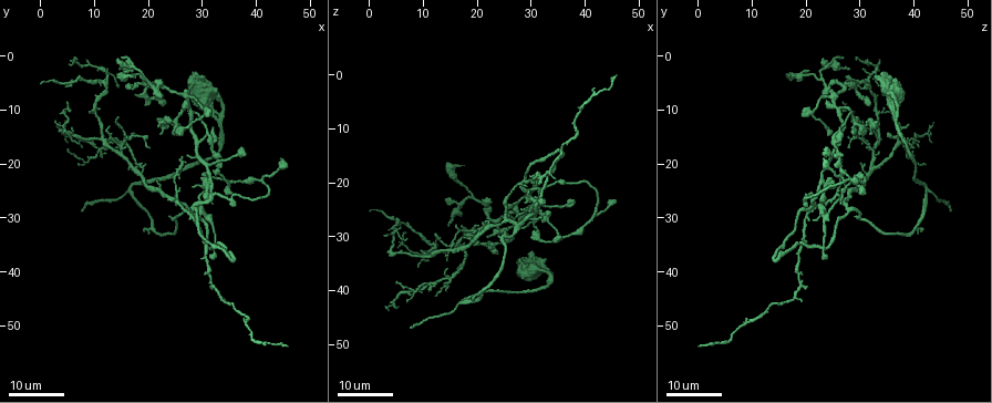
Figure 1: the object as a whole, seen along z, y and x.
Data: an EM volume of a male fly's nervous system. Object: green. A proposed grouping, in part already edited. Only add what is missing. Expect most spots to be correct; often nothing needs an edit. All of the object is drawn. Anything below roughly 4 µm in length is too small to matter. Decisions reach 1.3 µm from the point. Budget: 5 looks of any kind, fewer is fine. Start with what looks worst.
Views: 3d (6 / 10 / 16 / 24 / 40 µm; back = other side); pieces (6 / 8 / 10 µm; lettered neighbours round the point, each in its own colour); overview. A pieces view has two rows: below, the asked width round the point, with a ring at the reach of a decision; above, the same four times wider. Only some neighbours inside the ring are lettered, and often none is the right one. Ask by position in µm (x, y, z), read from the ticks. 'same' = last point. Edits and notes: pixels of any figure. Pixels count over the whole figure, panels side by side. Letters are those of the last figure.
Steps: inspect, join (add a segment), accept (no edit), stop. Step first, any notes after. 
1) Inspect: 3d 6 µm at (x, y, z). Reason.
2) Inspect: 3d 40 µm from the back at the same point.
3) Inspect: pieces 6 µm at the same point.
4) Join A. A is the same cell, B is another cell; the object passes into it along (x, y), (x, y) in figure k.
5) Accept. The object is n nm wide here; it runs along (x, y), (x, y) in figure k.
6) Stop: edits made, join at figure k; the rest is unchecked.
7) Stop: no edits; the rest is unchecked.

Inspect: 3d 24 µm at (8.0, 29.0, 46.5). Tapers out.

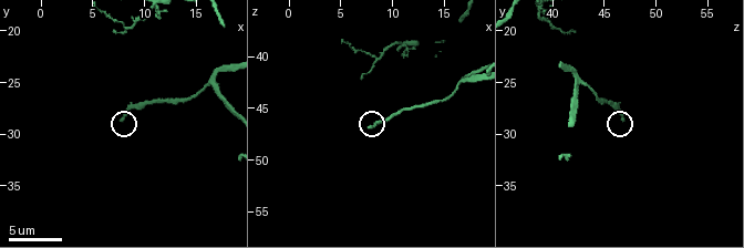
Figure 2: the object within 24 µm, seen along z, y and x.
Inspect: pieces 6 µm at (7.8, 28.8, 47.0).

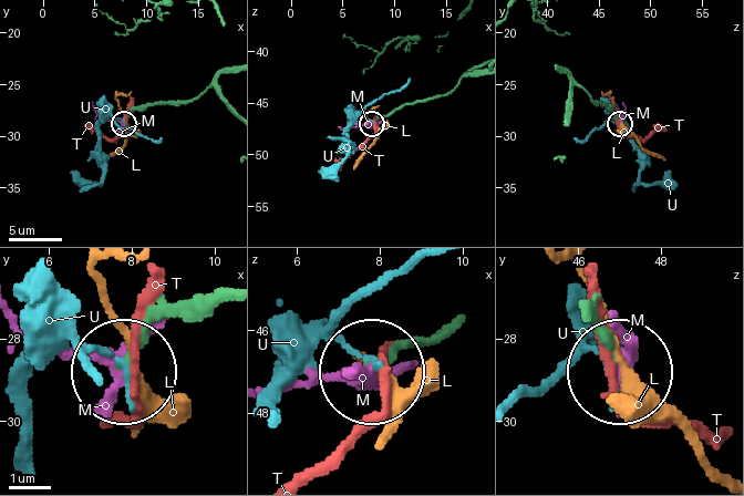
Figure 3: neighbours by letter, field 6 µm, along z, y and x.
Accept. L, M, T and U are other cells; it runs along (228, 69), (190, 100), (156, 101), (138, 109), (123, 122) in figure 3; no lettered segment goes on from it.

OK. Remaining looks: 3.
Inspect: 3d 24 µm at (45.5, 53.5, 0.0). Thin end.

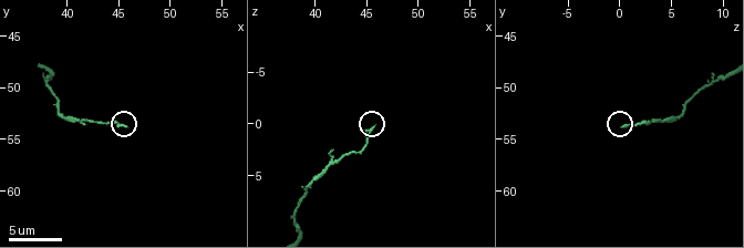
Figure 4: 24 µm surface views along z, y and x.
Inspect: pieces 8 µm at (45.6, 53.6, 0.4). What lies round it.

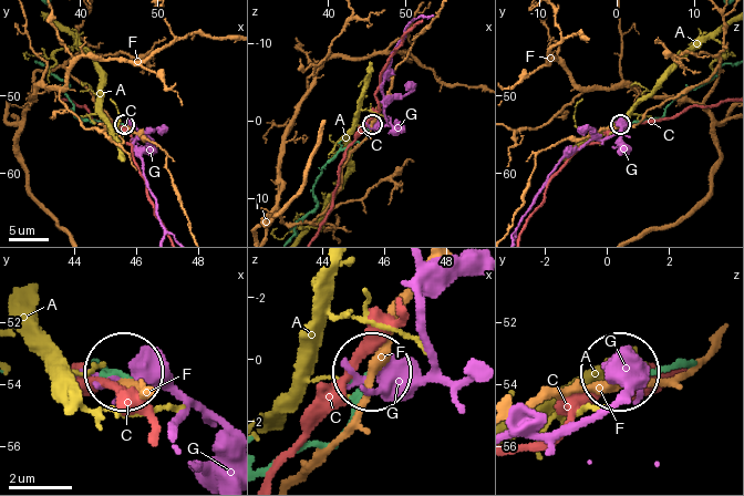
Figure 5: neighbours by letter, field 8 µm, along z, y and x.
Accept. A, C, F and G are other cells; it runs along (297, 223), (316, 206), (323, 166), (363, 141), (371, 125) in figure 5; none of them fits.

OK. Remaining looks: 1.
Stop: no edits; the rest is unchecked.

